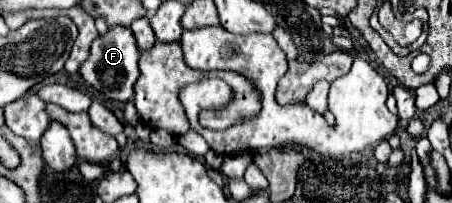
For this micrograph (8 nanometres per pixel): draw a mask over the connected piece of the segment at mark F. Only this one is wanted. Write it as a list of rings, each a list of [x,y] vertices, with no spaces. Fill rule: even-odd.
[[[109,27],[109,31],[105,35],[99,35],[89,49],[89,57],[81,63],[79,67],[79,75],[97,91],[105,93],[109,99],[127,103],[133,97],[133,85],[139,77],[139,69],[137,69],[137,59],[139,59],[139,47],[137,41],[131,33],[129,27]]]

